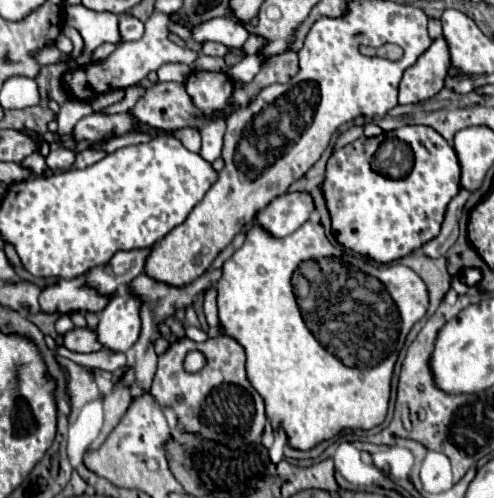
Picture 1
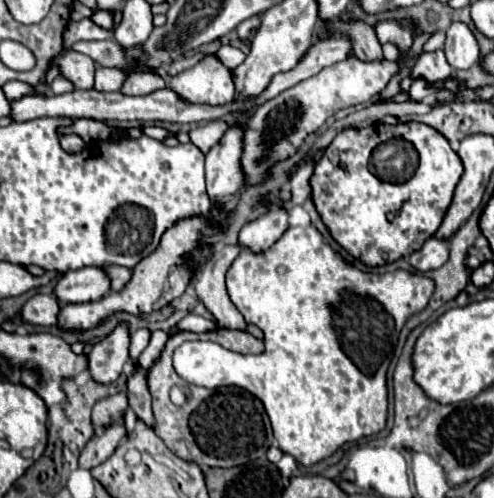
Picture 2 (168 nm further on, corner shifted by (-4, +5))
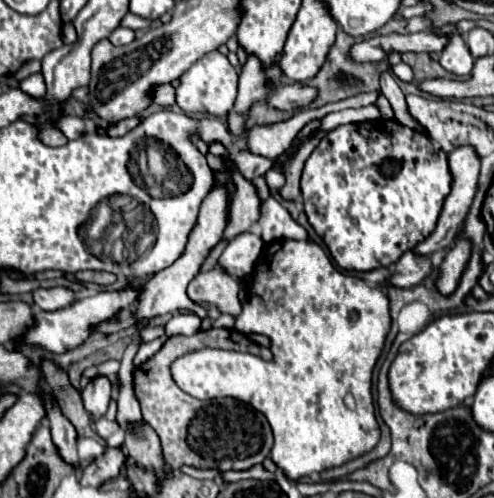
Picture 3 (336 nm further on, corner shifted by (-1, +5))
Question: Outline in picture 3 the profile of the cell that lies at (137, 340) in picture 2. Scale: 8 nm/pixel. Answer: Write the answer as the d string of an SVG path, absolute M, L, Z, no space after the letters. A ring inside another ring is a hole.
M148 325L148 327L142 329L140 335L142 335L144 341L154 341L154 339L164 335L164 325Z

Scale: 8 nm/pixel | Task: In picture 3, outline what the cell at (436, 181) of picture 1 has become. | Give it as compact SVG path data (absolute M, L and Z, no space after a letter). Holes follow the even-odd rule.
M396 119L348 123L326 133L306 159L300 179L304 213L314 231L330 249L334 261L346 271L372 271L378 267L390 267L402 253L424 241L436 227L442 203L450 193L450 185L452 175L446 153L434 149L426 135L400 125ZM386 161L396 161L400 165L398 171L384 175L382 165Z

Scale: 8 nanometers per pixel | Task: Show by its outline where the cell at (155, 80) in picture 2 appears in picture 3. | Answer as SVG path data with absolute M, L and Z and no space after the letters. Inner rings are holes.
M162 85L162 87L158 87L158 91L154 91L154 103L162 105L162 107L174 105L176 103L174 99L176 99L176 91L172 85Z

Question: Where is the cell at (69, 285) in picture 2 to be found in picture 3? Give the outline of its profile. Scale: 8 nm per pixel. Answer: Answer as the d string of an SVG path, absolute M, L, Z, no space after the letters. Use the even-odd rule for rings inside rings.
M54 287L54 289L36 289L34 293L34 303L42 311L56 311L64 309L74 301L74 293L66 287Z

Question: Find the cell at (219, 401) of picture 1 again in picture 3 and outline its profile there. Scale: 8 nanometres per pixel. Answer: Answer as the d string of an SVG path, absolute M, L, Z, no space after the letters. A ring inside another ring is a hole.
M210 329L198 331L190 337L170 337L164 347L146 363L134 369L134 395L142 407L144 421L158 433L164 449L164 459L170 467L192 465L196 469L218 471L244 471L262 463L272 449L272 429L262 413L256 413L250 405L236 399L212 399L200 401L186 395L170 375L170 351L198 351L200 347L240 349L258 357L270 357L266 347L250 341L236 329Z

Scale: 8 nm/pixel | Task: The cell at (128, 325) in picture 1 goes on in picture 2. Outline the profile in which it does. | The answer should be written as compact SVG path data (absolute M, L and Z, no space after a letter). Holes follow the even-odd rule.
M127 321L119 323L107 337L93 345L89 353L89 373L99 383L111 383L129 361L131 327Z

